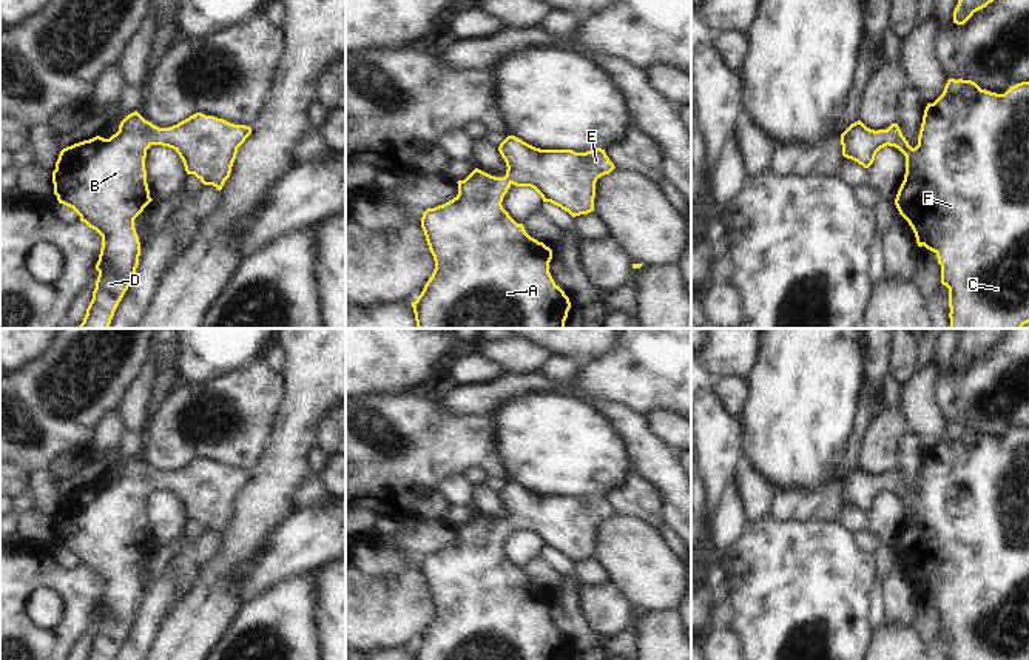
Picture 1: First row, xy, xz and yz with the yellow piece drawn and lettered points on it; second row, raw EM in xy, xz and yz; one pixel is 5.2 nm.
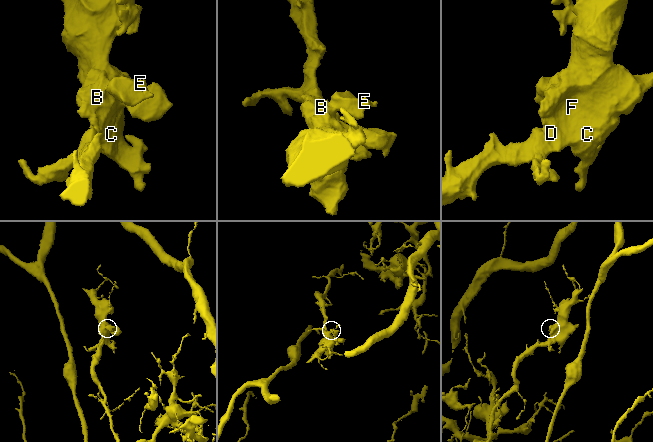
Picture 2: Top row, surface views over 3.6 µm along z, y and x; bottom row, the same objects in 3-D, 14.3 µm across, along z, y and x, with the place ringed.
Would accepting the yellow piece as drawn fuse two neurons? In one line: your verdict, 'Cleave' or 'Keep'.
Keep.

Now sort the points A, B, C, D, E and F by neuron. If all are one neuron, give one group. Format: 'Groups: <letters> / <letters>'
Groups: A B C D E F.

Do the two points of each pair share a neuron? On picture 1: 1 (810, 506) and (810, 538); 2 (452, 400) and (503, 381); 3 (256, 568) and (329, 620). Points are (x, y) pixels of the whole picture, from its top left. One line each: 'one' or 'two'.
1: two
2: one
3: two

